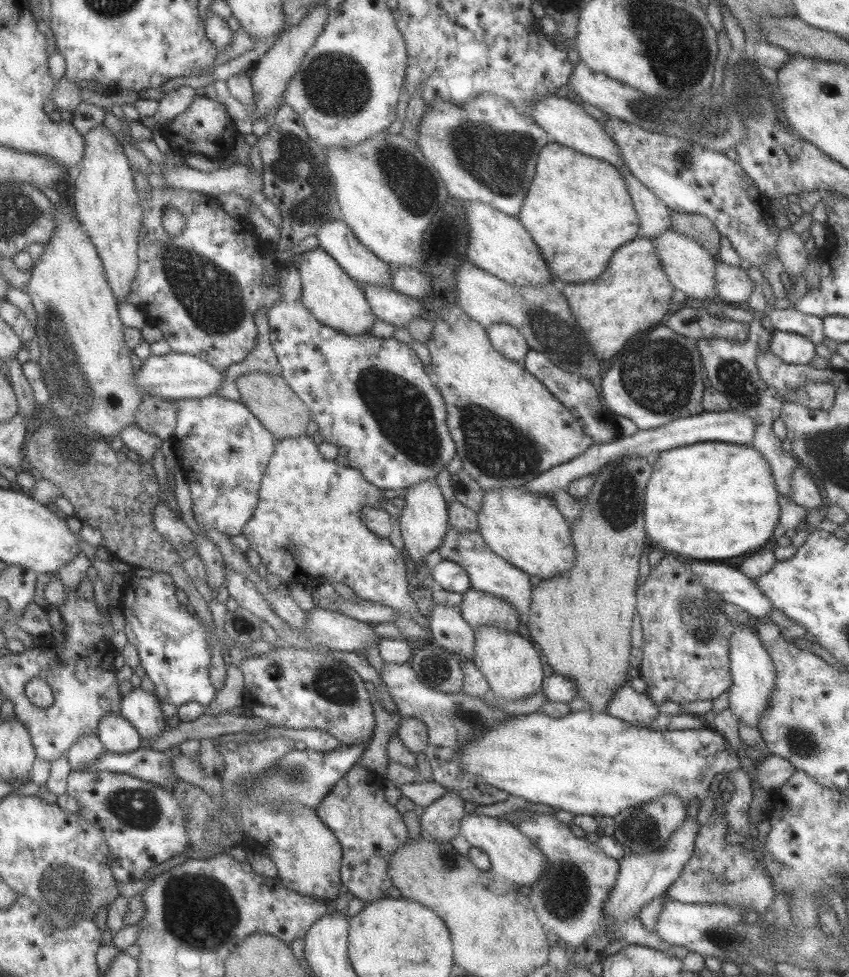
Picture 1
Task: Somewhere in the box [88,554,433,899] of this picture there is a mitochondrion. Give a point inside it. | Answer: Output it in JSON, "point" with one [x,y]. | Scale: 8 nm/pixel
{"point":[138,808]}

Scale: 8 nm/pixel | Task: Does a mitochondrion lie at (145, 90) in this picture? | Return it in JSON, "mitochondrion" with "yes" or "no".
{"mitochondrion":"no"}

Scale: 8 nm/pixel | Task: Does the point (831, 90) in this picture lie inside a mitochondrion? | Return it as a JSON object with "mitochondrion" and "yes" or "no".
{"mitochondrion":"no"}

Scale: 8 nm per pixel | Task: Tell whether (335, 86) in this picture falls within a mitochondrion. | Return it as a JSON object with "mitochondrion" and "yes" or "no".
{"mitochondrion":"yes"}

